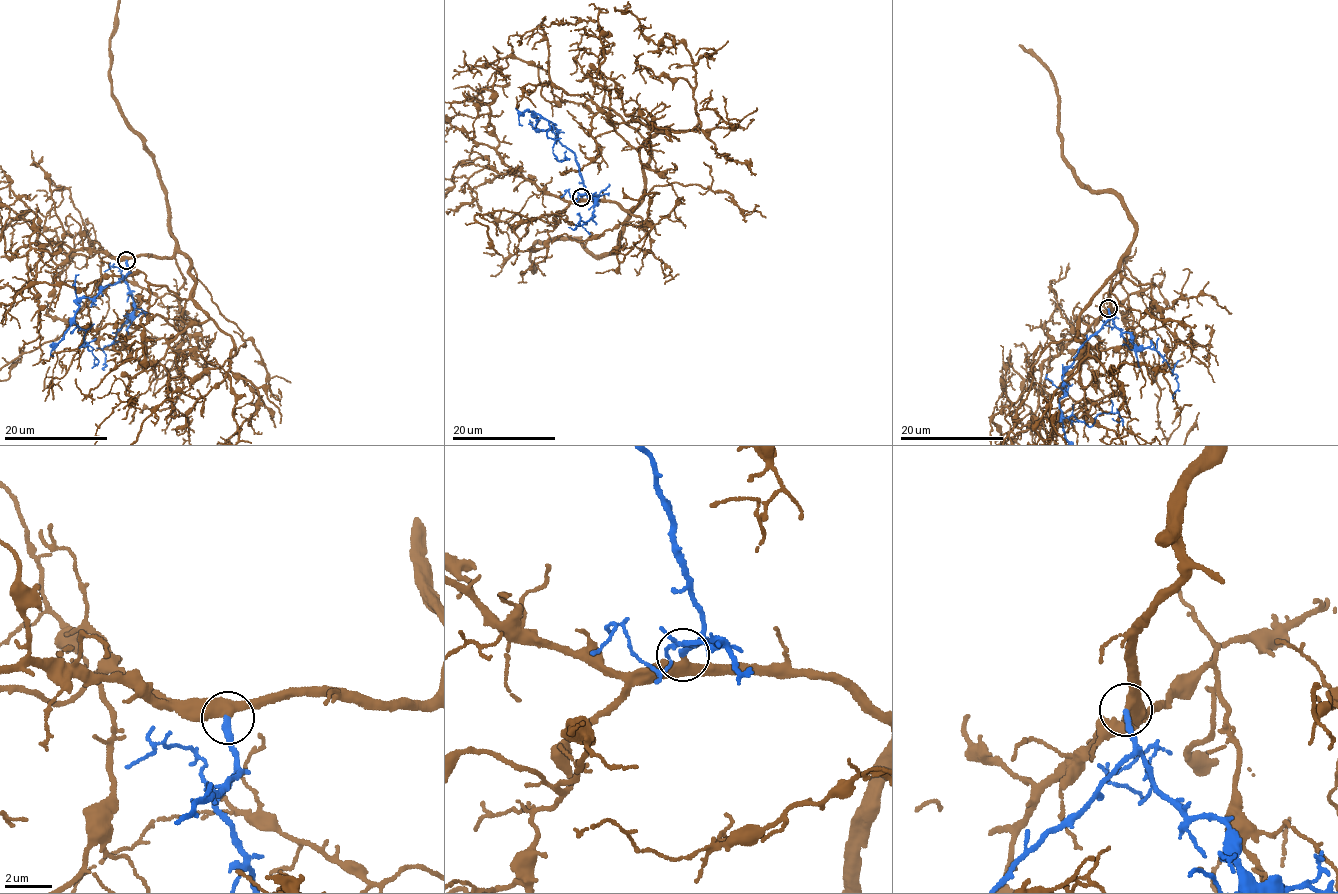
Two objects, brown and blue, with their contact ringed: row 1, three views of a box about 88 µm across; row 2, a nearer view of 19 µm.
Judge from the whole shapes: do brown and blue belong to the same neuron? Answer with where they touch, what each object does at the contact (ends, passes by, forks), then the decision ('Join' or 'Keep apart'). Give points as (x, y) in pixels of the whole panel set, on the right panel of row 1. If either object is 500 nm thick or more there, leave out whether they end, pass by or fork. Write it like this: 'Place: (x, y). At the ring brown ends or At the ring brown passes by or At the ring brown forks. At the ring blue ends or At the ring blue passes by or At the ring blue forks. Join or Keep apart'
Place: (1108, 308). At the ring brown passes by. At the ring blue ends. Join

